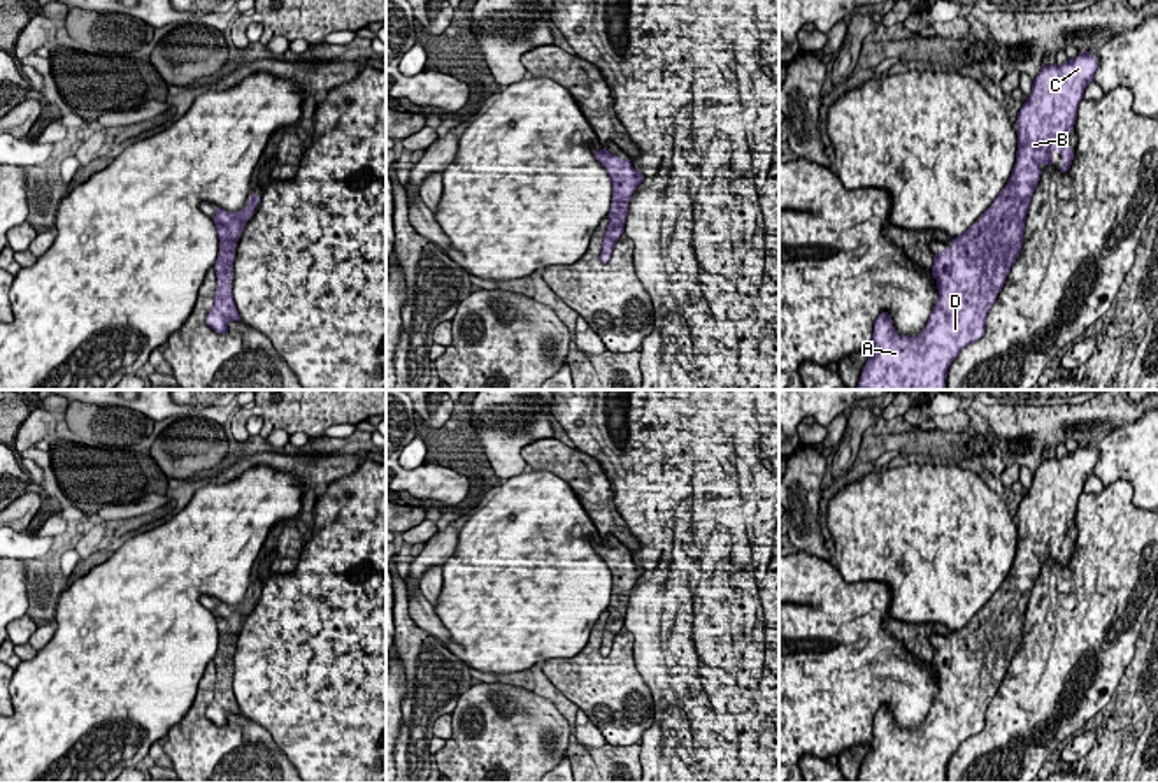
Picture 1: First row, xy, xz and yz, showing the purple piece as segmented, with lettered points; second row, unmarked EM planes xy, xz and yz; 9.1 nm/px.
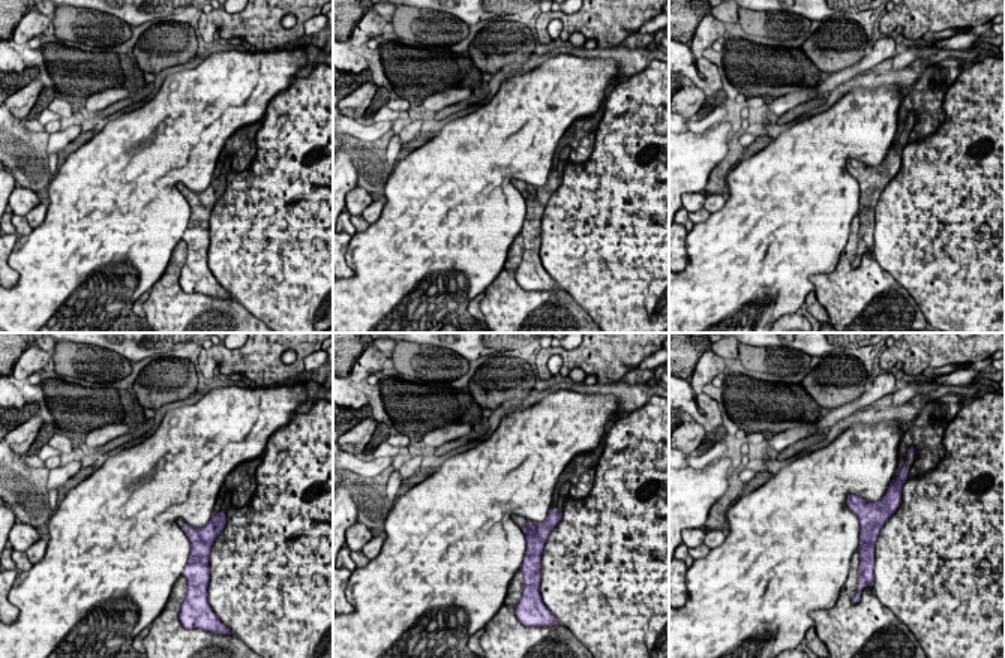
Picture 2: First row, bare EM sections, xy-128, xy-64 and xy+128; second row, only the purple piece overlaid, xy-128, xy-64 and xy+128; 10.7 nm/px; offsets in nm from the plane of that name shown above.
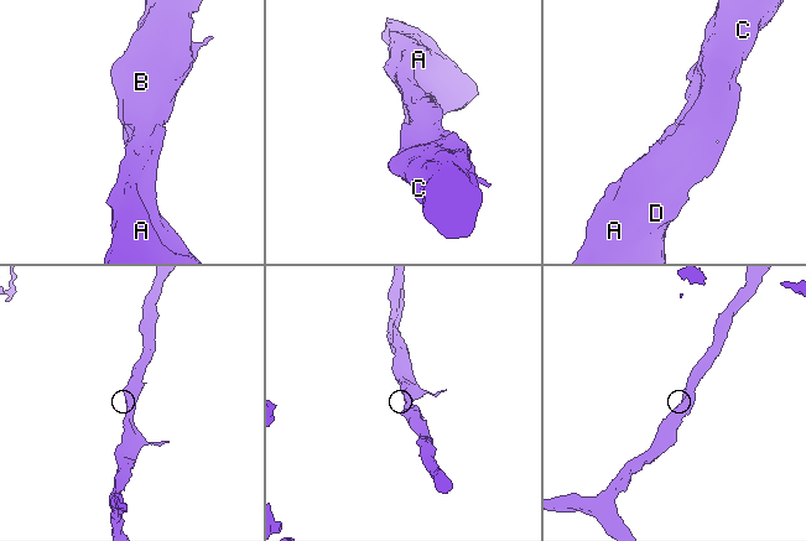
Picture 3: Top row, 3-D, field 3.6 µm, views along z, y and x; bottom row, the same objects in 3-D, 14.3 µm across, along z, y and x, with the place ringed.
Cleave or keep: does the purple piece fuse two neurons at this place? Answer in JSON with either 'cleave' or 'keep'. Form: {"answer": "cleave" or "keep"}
{"answer": "keep"}

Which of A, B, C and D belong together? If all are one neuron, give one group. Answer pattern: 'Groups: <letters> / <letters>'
Groups: A B C D

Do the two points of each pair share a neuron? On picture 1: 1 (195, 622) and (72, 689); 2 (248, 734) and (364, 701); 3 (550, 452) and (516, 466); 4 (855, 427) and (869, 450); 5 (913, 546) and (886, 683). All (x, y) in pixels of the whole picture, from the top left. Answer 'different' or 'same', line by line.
1: same
2: different
3: different
4: different
5: different

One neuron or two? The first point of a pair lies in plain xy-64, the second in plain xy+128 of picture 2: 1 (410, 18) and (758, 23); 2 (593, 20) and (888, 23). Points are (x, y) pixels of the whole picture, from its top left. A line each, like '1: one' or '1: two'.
1: one
2: one

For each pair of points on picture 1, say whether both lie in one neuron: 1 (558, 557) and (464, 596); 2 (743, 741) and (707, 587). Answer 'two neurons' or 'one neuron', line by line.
1: one neuron
2: one neuron

